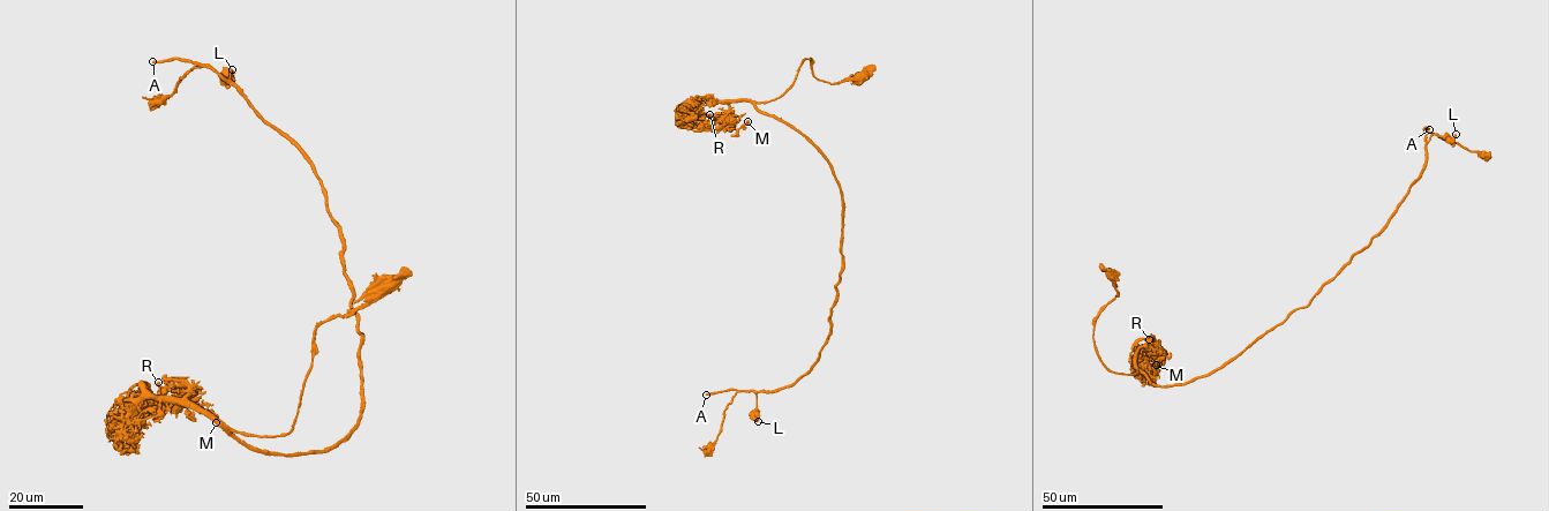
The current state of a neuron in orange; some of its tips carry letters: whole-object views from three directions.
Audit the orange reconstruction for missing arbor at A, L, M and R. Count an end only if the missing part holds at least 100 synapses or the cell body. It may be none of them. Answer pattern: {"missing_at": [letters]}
{"missing_at": ["A"]}

